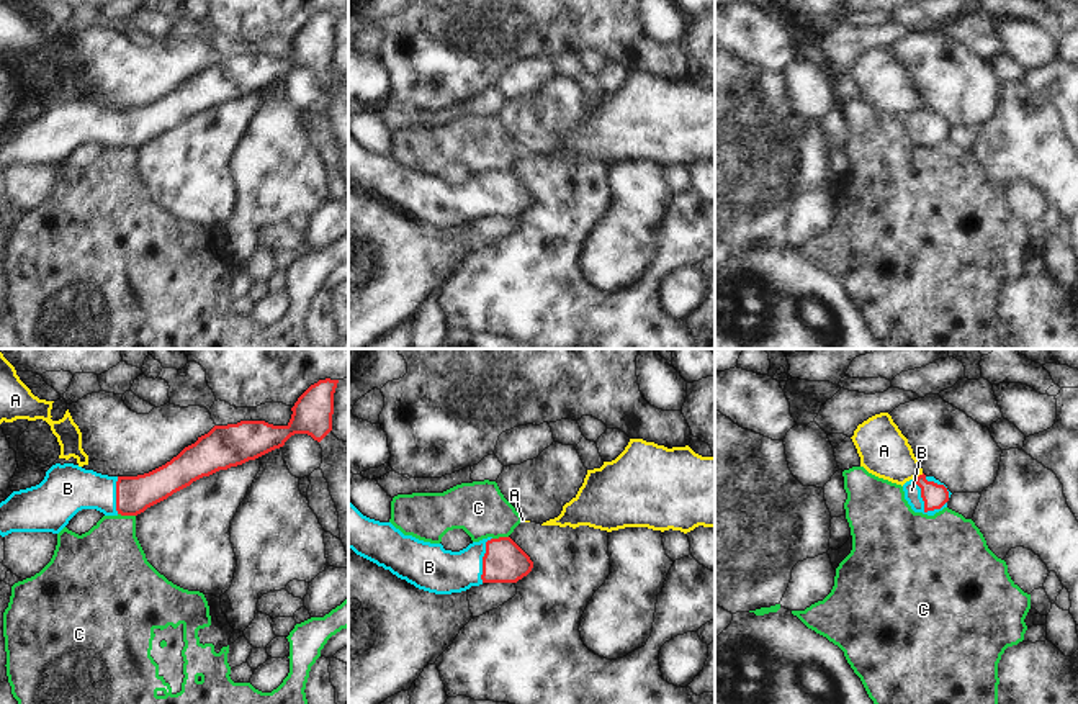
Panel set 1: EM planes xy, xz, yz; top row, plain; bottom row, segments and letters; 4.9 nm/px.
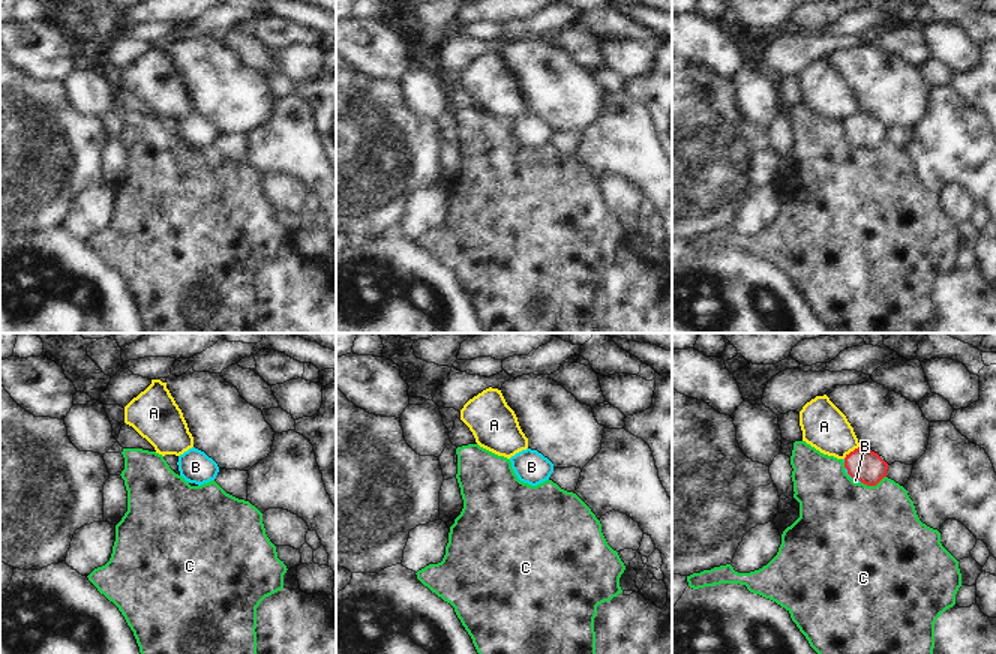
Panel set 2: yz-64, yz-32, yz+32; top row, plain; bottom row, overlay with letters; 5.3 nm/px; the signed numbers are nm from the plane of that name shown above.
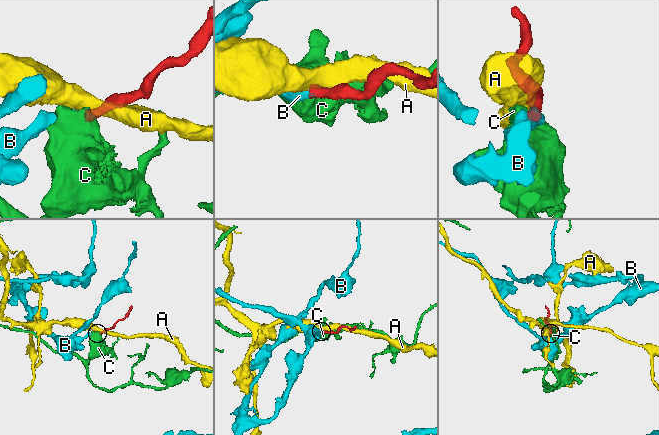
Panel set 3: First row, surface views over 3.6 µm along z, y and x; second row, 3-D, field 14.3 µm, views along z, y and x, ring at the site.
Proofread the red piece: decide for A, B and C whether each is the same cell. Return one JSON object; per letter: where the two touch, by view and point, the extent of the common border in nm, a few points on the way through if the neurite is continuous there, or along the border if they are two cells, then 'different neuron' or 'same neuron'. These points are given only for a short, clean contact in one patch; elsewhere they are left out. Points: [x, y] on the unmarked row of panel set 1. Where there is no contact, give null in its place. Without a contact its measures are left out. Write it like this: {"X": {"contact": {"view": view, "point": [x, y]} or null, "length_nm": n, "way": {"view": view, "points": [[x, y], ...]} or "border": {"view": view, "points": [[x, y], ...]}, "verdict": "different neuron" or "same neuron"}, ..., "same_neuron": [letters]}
{"A": {"contact": {"view": "yz", "point": [920, 108]}, "length_nm": 50, "verdict": "different neuron"}, "B": {"contact": {"view": "yz", "point": [925, 138]}, "length_nm": 200, "way": {"view": "yz", "points": [[934, 130], [925, 138], [911, 123]]}, "verdict": "same neuron"}, "C": {"contact": {"view": "xy", "point": [126, 148]}, "length_nm": 90, "border": {"view": "xy", "points": [[118, 146], [134, 149]]}, "verdict": "different neuron"}, "same_neuron": ["B"]}

